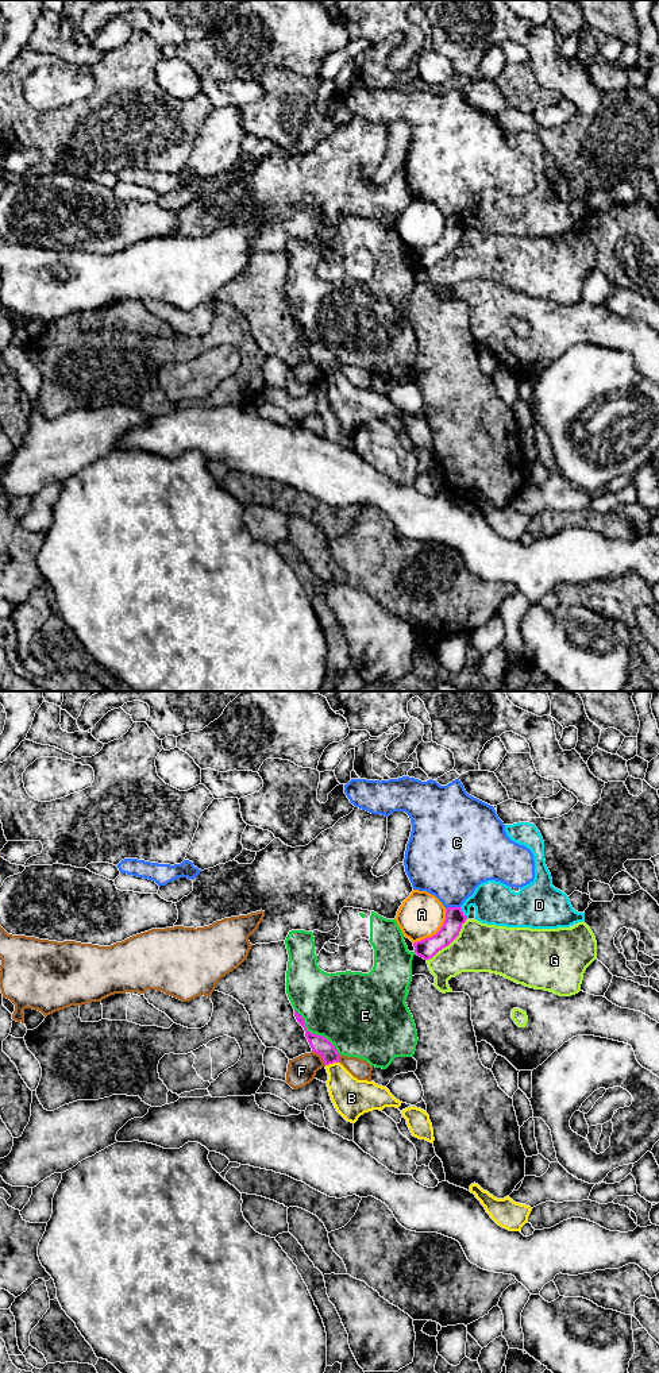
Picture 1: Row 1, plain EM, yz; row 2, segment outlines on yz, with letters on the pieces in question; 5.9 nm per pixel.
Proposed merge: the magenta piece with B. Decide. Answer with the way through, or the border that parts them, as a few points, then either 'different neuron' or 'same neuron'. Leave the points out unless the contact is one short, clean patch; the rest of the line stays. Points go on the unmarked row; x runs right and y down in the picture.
runs through yz (320, 354), (330, 363), (331, 371), (343, 397), (351, 407); same neuron

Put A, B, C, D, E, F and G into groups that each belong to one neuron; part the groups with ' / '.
A / B / C / D / E / F / G

